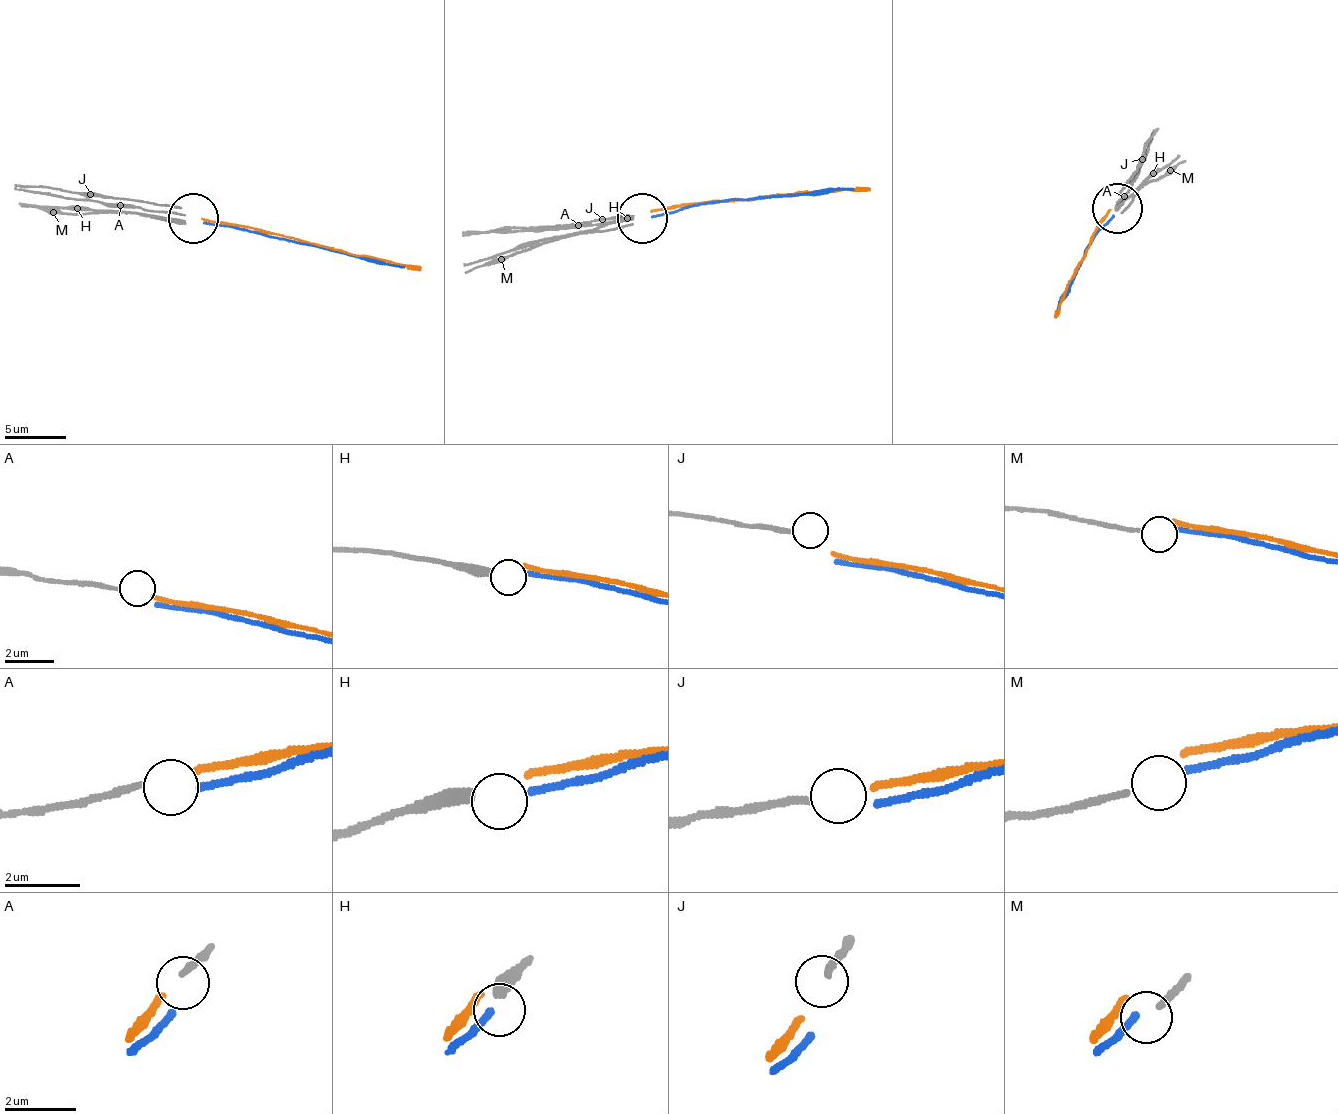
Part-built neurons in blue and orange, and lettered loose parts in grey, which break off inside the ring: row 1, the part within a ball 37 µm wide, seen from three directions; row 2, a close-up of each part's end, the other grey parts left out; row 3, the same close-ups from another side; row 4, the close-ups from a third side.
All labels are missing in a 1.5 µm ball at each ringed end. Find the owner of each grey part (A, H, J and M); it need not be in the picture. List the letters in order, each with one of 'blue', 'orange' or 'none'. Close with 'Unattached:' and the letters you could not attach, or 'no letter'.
A: orange
H: blue
J: none
M: none
Unattached: J, M

